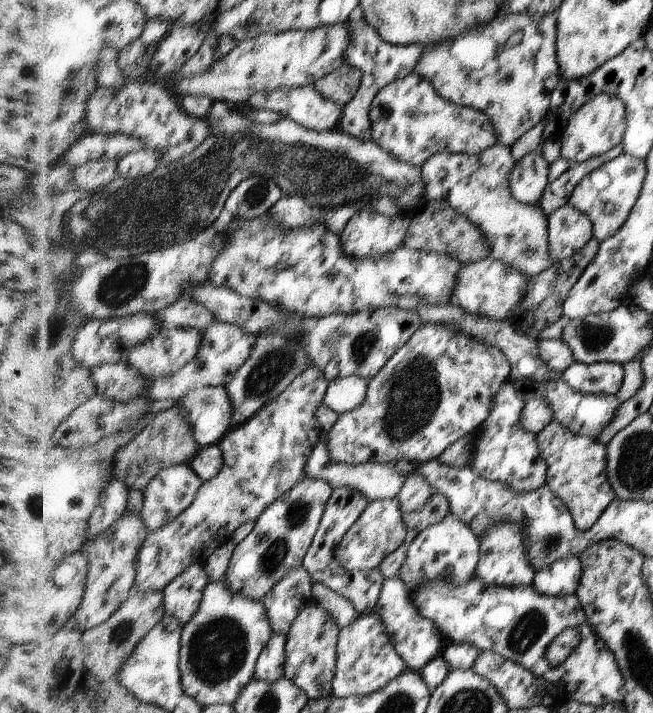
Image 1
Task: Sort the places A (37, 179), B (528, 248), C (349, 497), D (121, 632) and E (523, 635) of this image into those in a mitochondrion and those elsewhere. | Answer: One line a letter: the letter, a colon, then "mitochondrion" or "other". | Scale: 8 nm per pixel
A: other
B: mitochondrion
C: other
D: mitochondrion
E: mitochondrion

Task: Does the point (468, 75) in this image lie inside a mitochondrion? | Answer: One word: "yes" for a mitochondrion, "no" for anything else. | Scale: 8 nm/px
yes

